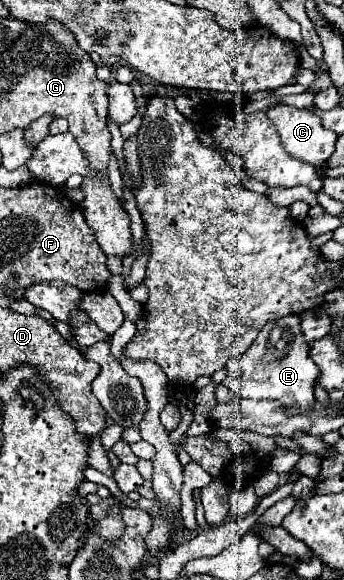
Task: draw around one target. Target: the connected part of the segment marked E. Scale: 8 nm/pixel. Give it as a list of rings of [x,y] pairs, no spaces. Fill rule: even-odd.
[[[287,315],[283,319],[277,319],[275,323],[267,323],[259,331],[249,351],[239,357],[233,357],[225,369],[229,373],[225,385],[237,397],[277,399],[287,405],[287,415],[305,415],[315,403],[313,385],[319,377],[319,369],[309,357],[309,345],[303,337],[297,315]]]

